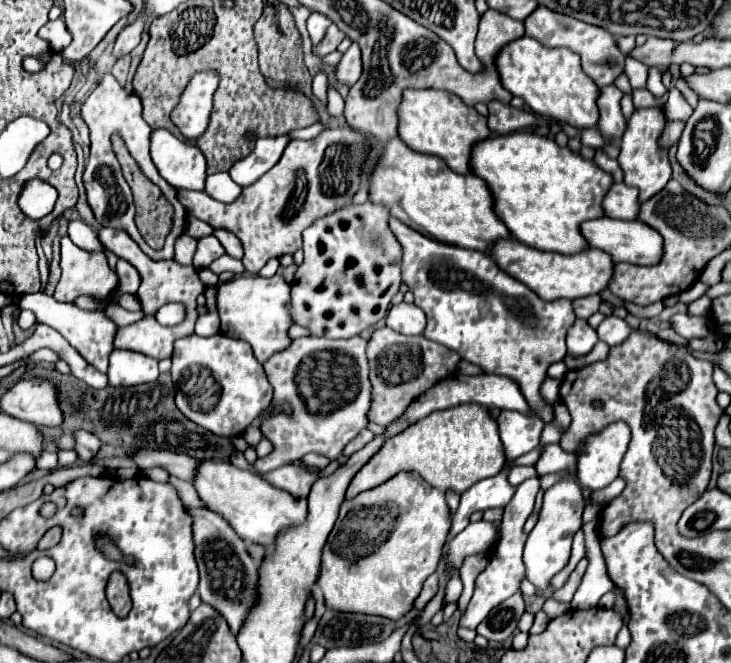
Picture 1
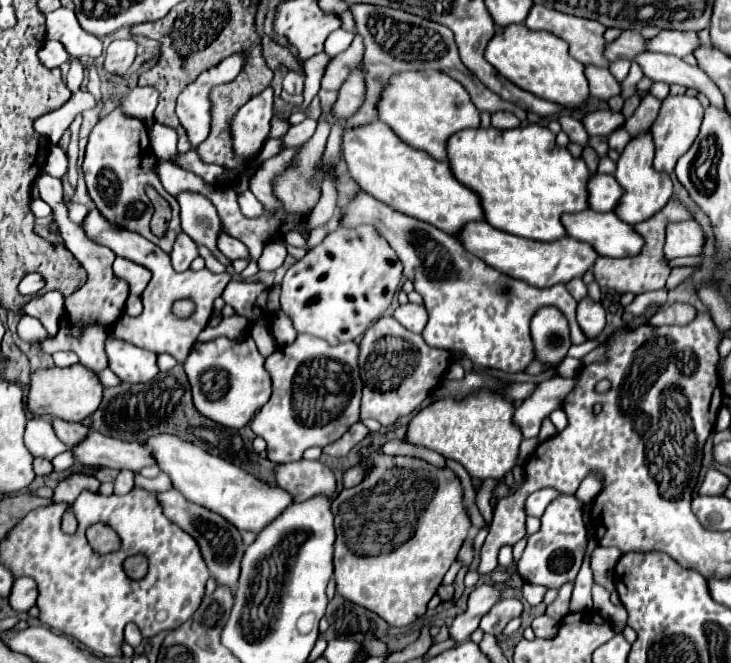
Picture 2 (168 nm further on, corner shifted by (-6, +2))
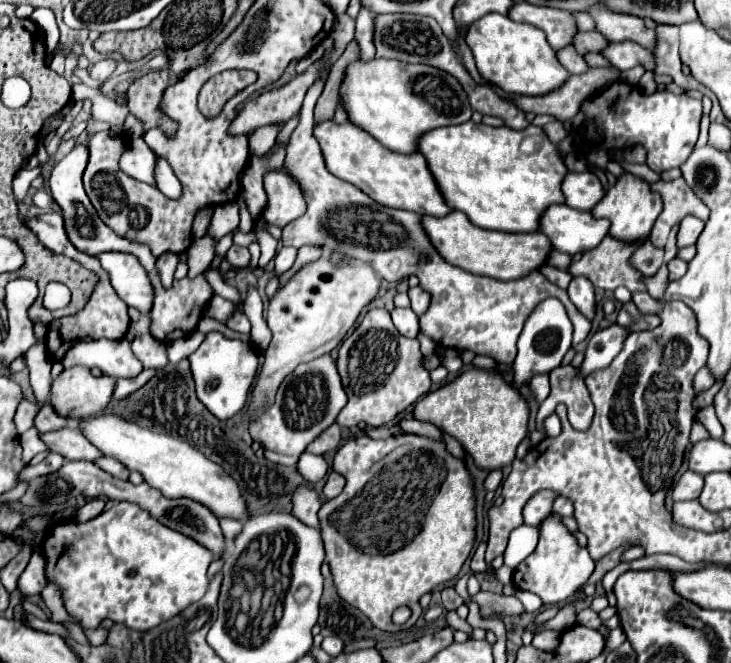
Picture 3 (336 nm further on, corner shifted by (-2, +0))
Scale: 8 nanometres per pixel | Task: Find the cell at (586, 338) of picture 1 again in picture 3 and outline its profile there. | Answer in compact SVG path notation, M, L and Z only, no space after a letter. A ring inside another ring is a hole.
M572 277L572 283L568 287L570 301L576 305L576 309L592 321L596 317L596 299L594 299L594 287L584 277Z

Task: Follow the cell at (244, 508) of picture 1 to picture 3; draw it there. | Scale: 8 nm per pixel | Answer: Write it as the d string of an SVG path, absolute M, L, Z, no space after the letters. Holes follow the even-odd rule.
M116 415L90 417L88 421L80 421L80 429L104 455L116 457L130 471L134 469L142 473L144 481L156 487L164 497L188 497L192 501L200 501L218 519L248 519L248 505L244 505L244 497L240 497L240 487L236 485L236 481L232 481L232 477L228 477L228 473L224 473L220 465L208 461L200 451L192 449L188 443L162 433L154 433L136 423L128 423Z

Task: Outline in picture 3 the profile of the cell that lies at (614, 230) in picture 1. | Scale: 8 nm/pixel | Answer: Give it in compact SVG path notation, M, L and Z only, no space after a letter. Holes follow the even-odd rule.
M552 205L540 219L540 231L546 233L554 249L572 257L596 249L596 245L608 235L608 229L608 219L596 219L592 213L568 205Z

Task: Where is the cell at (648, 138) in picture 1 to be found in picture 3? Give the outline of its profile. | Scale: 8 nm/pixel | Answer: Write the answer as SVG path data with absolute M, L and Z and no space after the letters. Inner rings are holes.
M622 173L614 187L608 189L606 197L592 209L594 217L606 217L612 221L610 225L610 235L622 241L636 241L642 237L650 235L650 229L654 221L658 219L662 211L662 197L658 193L652 193L650 183L646 183L642 177L632 175L632 173Z

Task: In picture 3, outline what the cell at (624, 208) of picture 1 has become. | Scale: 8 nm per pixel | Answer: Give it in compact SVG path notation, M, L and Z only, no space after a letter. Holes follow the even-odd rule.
M570 171L562 183L562 191L566 197L566 205L580 211L592 211L592 207L596 207L606 195L604 185L598 181L594 173L588 171L584 173Z

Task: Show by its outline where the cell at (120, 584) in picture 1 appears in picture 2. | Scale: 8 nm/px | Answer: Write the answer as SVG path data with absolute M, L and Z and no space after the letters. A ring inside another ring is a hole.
M128 623L128 625L124 627L124 639L126 639L126 643L130 643L132 647L138 647L138 645L142 643L142 635L140 635L140 631L138 631L138 627L136 627L134 623Z

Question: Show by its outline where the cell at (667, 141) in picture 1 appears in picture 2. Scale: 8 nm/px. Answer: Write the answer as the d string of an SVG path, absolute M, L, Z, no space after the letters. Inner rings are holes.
M668 95L662 101L660 113L656 117L656 121L652 123L650 131L652 131L652 139L654 139L654 169L656 171L664 171L664 173L672 173L676 167L676 161L692 147L692 143L698 137L700 131L700 123L704 117L704 107L700 105L700 101L696 97L688 97L688 95Z

